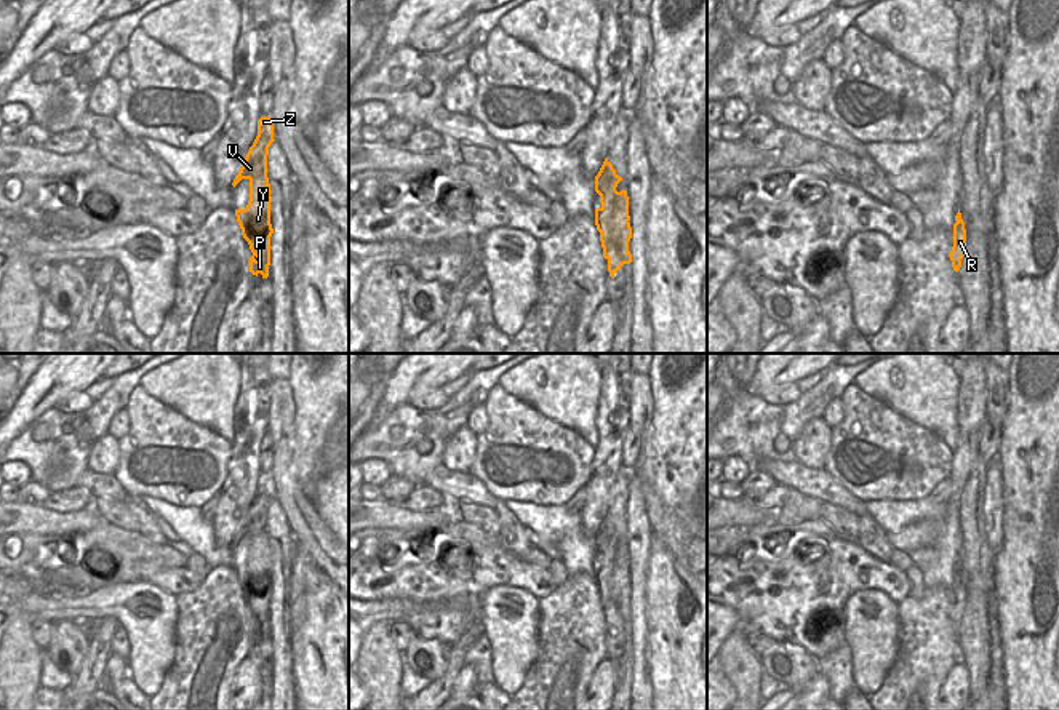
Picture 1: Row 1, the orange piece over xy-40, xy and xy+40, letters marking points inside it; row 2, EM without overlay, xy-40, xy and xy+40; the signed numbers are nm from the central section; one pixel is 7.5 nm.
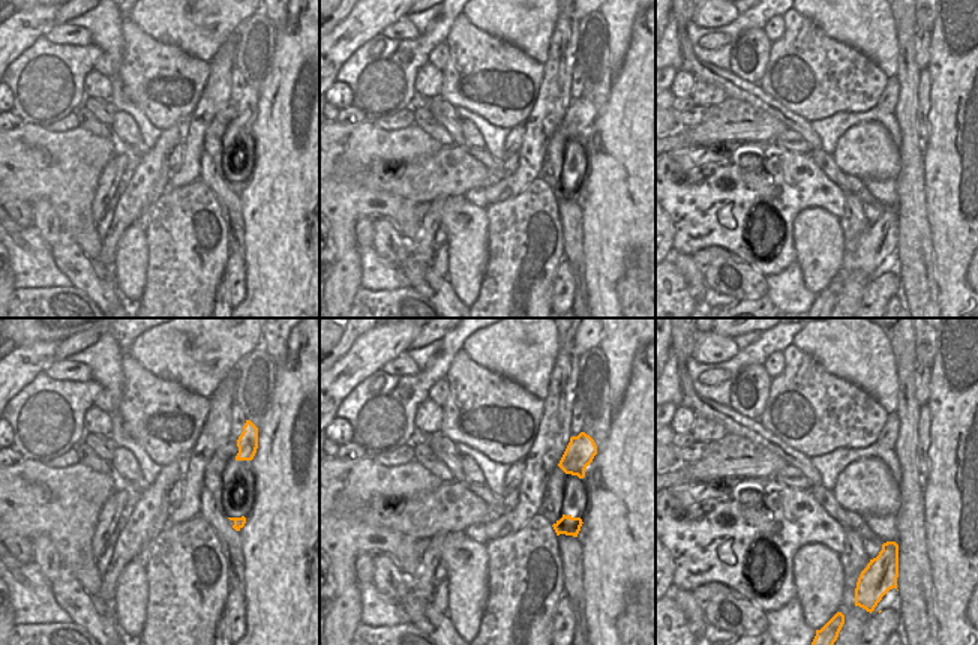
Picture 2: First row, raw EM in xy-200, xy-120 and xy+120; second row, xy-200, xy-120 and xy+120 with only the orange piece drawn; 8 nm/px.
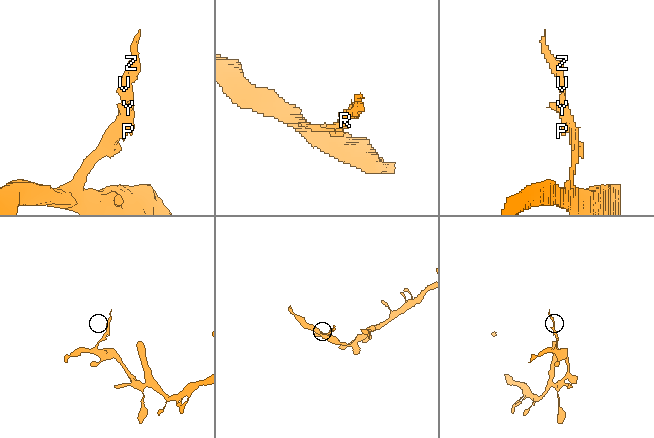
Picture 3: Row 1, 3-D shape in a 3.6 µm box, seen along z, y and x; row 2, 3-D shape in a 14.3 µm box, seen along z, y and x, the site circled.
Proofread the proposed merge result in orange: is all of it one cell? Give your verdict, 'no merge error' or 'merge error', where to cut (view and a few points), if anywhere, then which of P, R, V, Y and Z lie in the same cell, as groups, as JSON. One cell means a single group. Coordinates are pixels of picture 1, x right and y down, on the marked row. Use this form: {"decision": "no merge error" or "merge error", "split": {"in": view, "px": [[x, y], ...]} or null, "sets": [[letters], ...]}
{"decision": "merge error", "split": {"in": "xy+40", "px": [[957, 221], [965, 231]]}, "sets": [["P", "V", "Y", "Z"], ["R"]]}

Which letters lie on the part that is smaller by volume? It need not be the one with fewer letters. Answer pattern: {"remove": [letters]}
{"remove": ["P", "V", "Y", "Z"]}

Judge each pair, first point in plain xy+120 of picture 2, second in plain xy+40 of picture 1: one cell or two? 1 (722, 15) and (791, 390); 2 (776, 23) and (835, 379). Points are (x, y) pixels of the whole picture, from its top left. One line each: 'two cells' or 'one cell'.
1: one cell
2: two cells

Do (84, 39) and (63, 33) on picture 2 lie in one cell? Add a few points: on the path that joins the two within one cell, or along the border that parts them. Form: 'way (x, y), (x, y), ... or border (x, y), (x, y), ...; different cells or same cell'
way (80, 36), (68, 35); same cell

